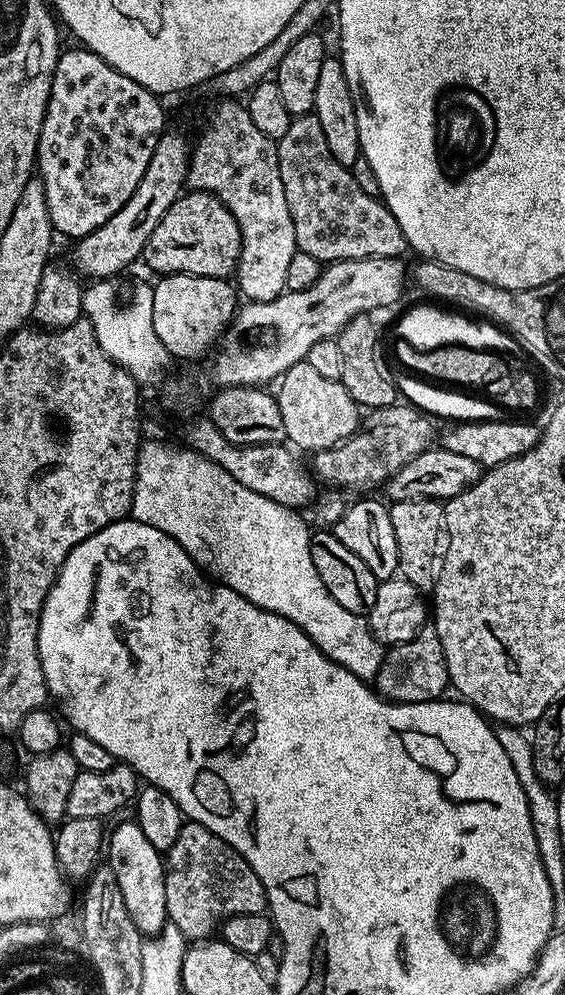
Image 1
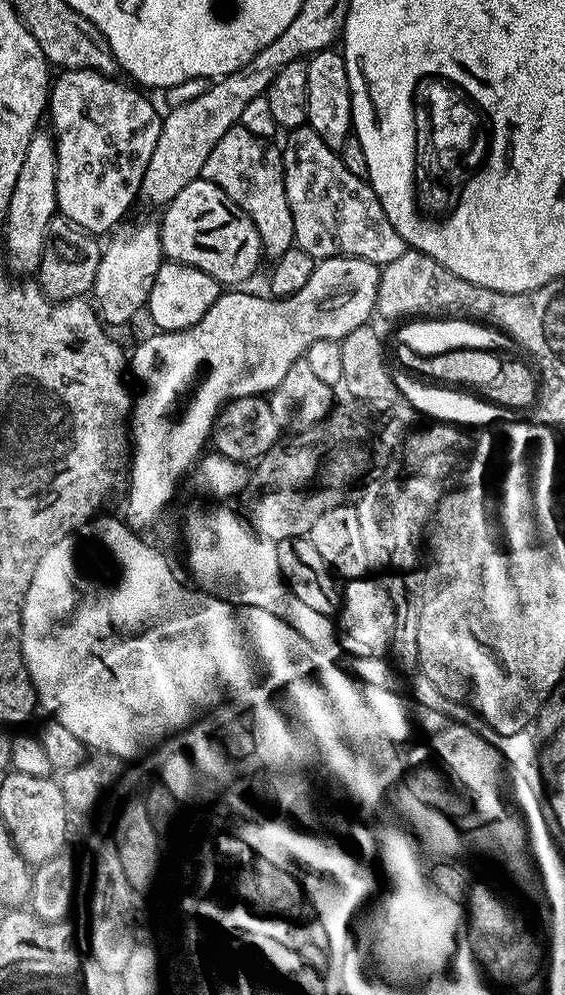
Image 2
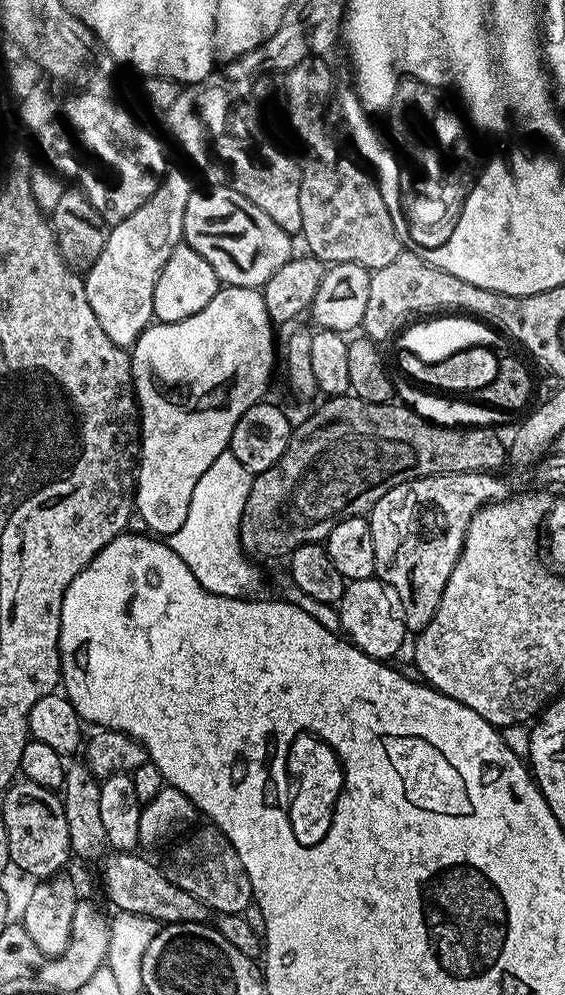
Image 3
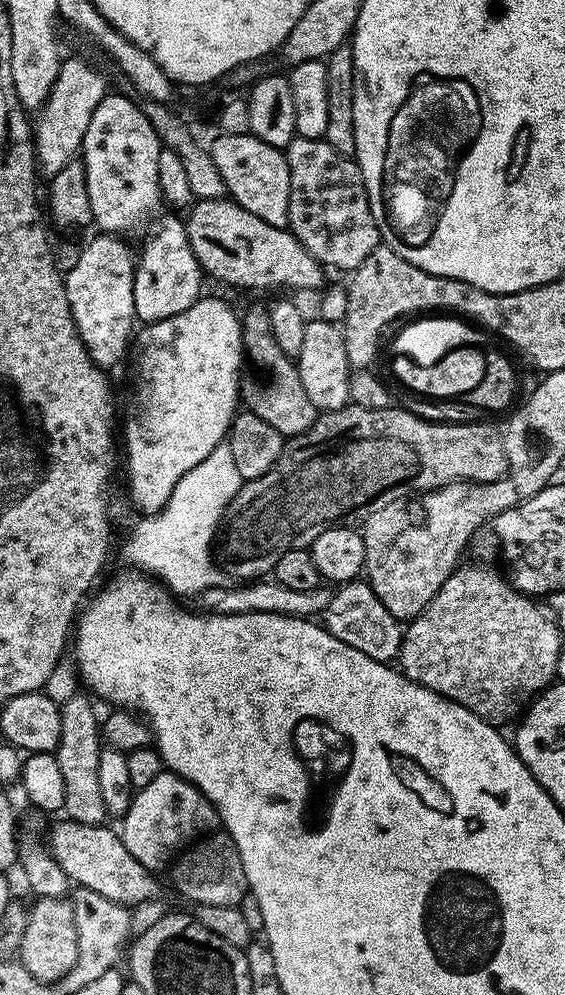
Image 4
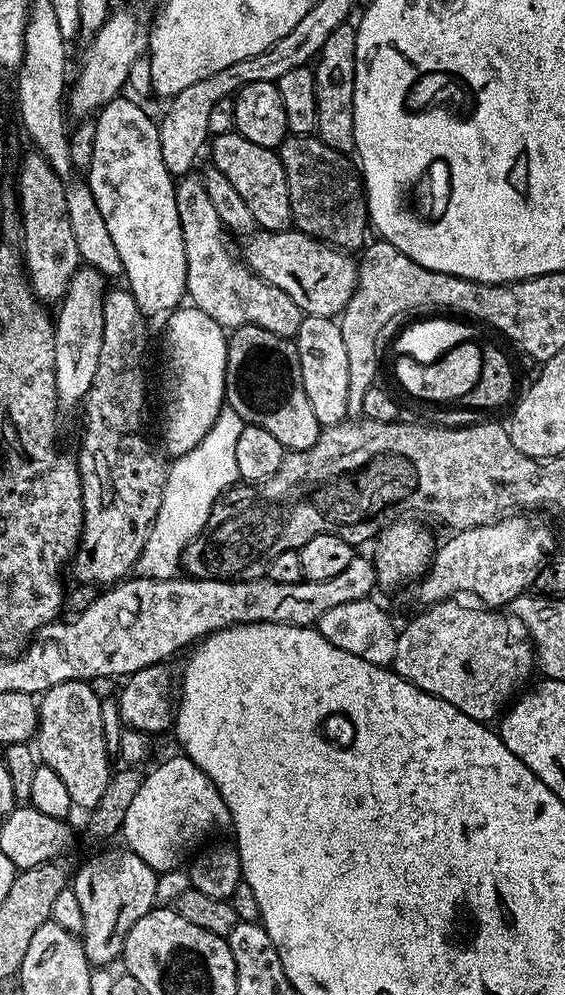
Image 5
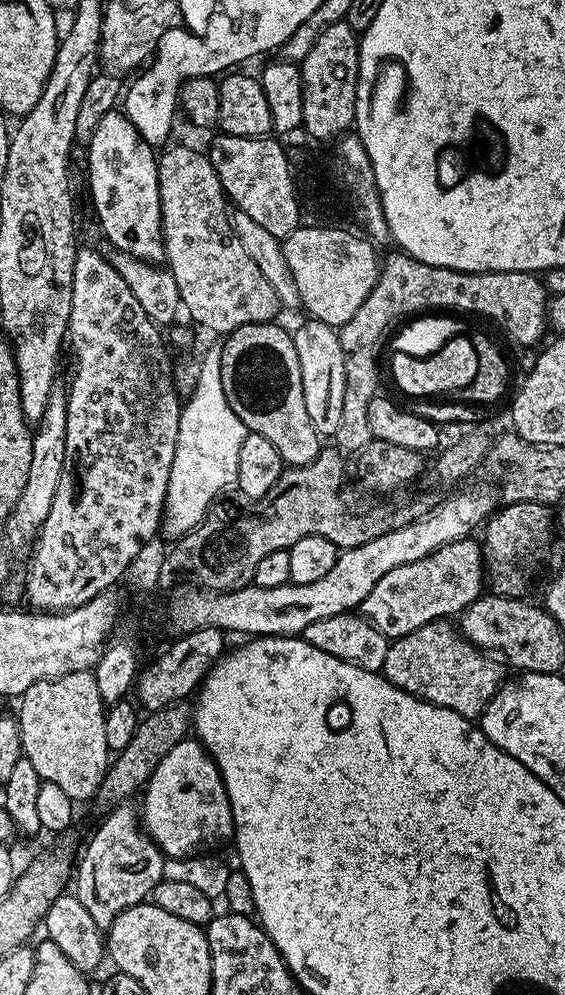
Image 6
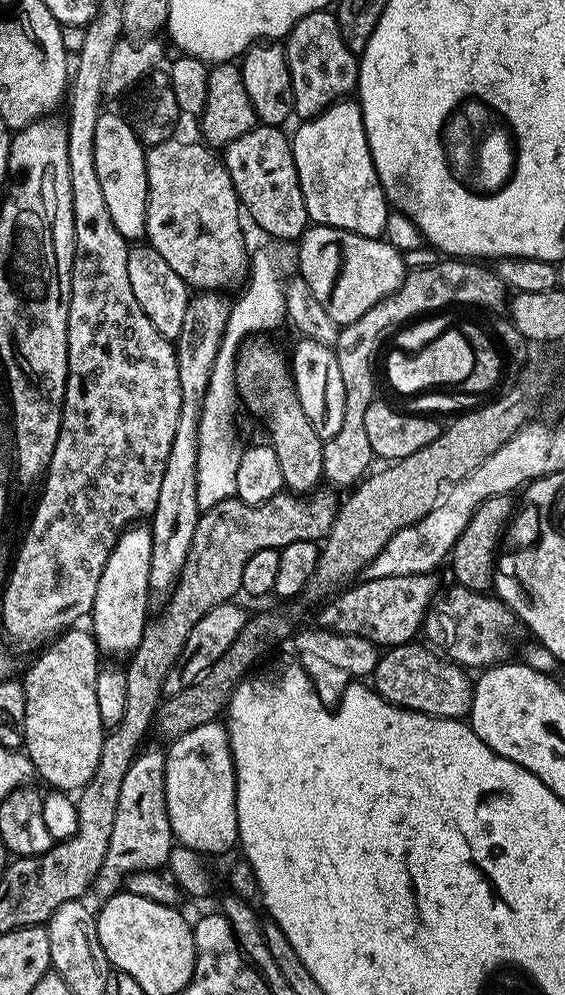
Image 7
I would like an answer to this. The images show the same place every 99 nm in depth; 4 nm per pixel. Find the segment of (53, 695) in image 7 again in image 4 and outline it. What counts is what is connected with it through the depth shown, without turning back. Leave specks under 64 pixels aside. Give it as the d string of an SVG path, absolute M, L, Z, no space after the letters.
M72 696L63 701L60 709L62 726L60 740L56 743L55 758L66 782L66 802L62 809L67 819L79 824L104 824L109 814L104 802L100 783L98 783L98 762L102 749L102 728L96 724L96 712L84 696Z

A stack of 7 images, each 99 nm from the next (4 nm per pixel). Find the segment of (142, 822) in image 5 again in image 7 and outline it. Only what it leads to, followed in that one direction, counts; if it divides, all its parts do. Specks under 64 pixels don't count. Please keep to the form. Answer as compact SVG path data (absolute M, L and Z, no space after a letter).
M213 722L194 726L171 743L164 758L164 793L173 837L179 843L181 840L185 849L201 854L235 849L240 838L236 771L232 765L232 751L228 749L225 725Z

